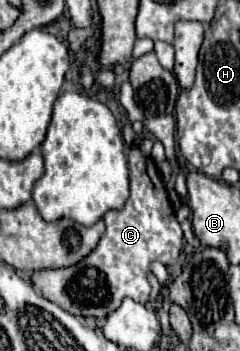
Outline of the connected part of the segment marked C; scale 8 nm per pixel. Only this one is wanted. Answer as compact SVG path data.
M132 147L128 153L130 165L130 197L122 211L108 211L104 215L106 233L102 235L96 251L68 269L34 271L30 281L46 299L60 303L66 311L80 319L96 319L114 311L128 295L138 303L146 303L150 295L150 283L146 273L150 261L158 259L164 265L172 265L182 247L182 229L174 217L172 205L166 195L166 187L158 175L154 161Z

